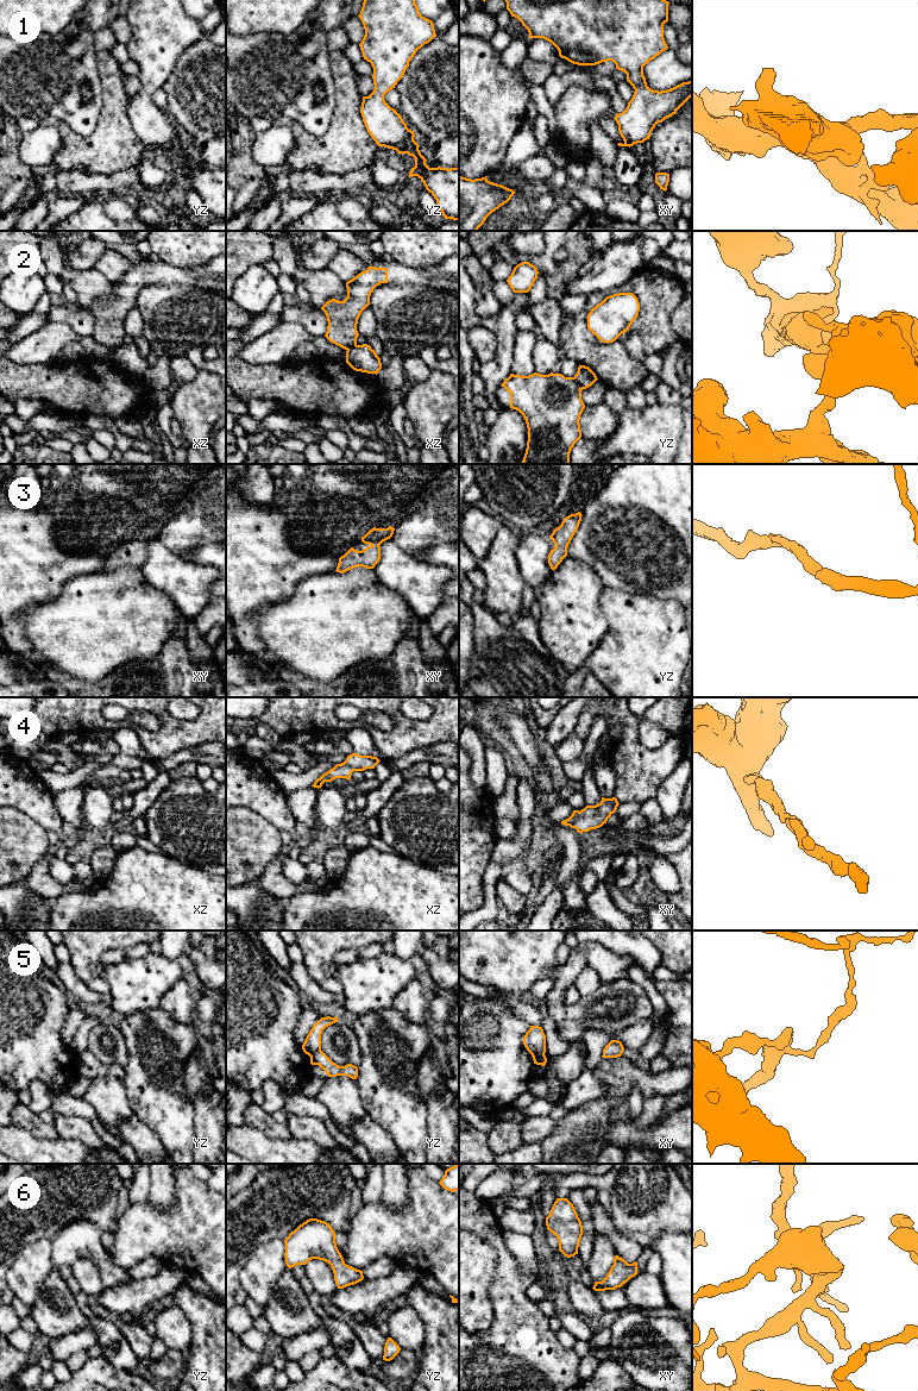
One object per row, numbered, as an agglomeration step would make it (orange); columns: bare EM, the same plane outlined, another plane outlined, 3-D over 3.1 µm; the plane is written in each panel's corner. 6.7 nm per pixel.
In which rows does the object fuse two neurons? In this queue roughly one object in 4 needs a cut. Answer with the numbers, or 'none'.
2, 5

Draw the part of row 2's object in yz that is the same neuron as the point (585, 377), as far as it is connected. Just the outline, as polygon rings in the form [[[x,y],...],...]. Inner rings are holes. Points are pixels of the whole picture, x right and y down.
[[[579,365],[578,371],[574,375],[574,380],[583,389],[586,389],[591,387],[598,378],[589,366]]]

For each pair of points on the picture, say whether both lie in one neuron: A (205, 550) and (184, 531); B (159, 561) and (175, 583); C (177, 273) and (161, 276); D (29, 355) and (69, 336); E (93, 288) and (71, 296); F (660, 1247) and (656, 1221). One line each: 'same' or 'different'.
A: different
B: same
C: same
D: same
E: different
F: different

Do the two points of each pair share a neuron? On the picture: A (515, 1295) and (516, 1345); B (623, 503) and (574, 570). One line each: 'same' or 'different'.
A: same
B: different

